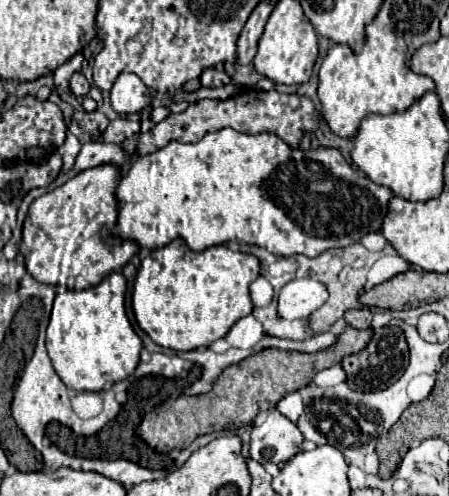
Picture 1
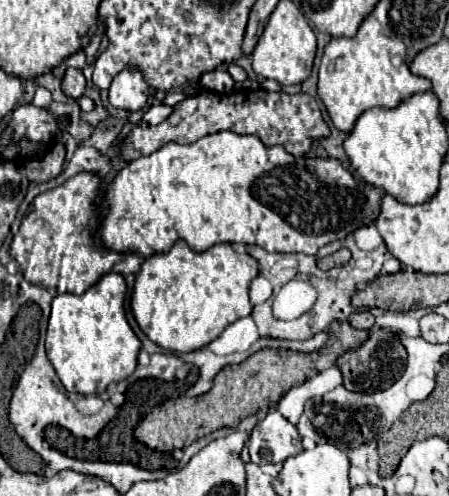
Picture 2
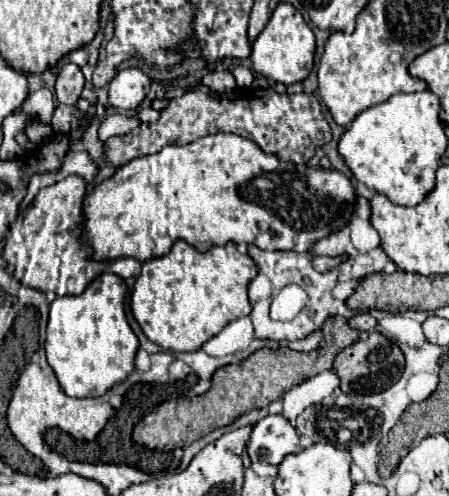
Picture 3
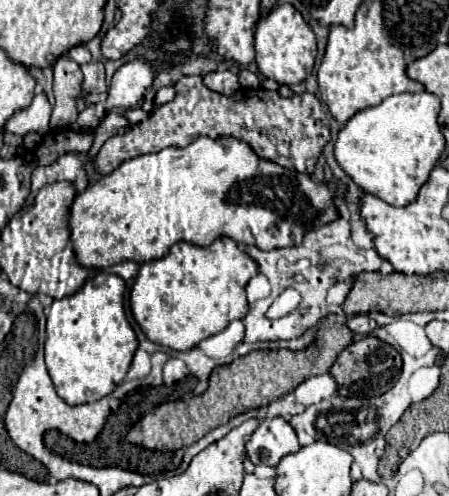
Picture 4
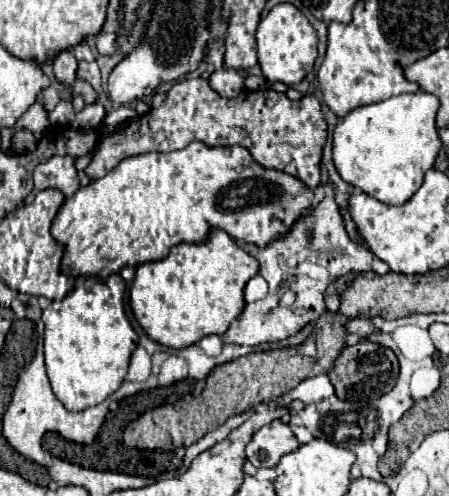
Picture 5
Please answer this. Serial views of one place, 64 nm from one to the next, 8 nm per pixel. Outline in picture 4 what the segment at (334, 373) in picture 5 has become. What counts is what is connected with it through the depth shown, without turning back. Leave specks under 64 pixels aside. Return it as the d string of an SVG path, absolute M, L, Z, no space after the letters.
M370 334L358 342L350 344L348 348L344 348L344 352L340 352L334 366L330 368L330 374L338 382L340 396L372 398L372 396L382 396L386 390L390 390L396 384L396 380L400 378L400 368L402 368L402 358L400 358L398 350Z

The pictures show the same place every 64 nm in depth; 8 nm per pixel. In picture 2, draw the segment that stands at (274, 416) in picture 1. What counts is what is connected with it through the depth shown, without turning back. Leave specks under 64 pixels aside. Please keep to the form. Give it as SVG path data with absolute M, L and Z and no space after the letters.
M278 410L268 412L252 430L248 450L256 464L278 464L302 450L300 434Z

